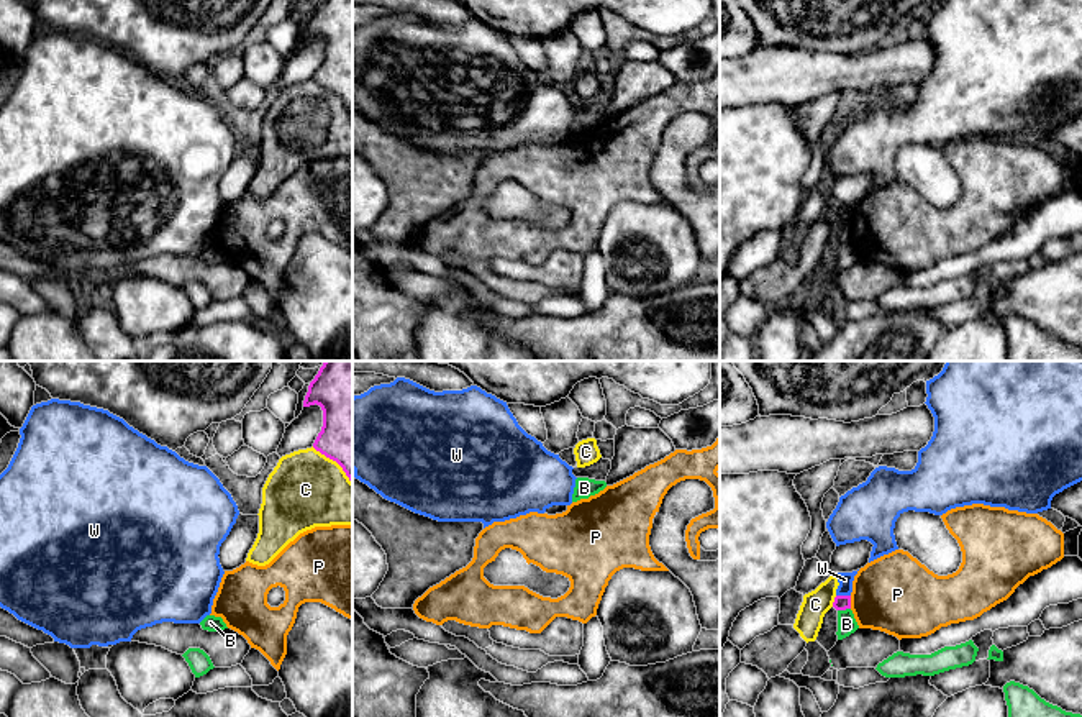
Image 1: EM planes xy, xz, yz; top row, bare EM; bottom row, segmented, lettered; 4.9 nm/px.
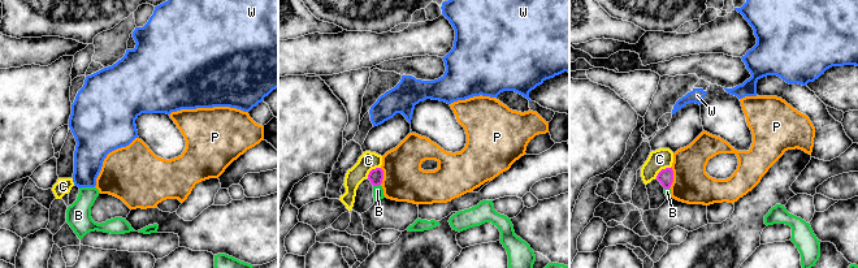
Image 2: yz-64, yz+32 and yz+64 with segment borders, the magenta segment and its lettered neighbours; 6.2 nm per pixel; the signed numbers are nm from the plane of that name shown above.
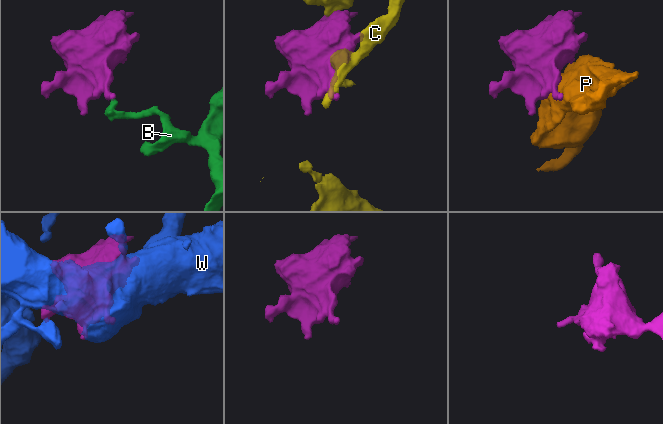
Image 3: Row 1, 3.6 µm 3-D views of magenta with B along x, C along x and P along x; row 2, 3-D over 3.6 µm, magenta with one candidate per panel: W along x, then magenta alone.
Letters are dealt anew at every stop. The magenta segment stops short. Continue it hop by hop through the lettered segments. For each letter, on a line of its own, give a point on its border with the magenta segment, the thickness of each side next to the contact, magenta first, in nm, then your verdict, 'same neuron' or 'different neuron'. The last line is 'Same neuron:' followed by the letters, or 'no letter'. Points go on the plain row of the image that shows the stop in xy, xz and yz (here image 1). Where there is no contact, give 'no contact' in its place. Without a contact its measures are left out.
B: meets magenta in yz at (843, 242); 80 nm thick on the magenta side, 100 nm on the other; different neuron
C: meets magenta in yz at (835, 233); 80 nm thick on the magenta side, 130 nm on the other; different neuron
P: meets magenta in yz at (850, 235); 80 nm thick on the magenta side, 380 nm on the other; different neuron
W: meets magenta in yz at (843, 228); 80 nm thick on the magenta side, 70 nm on the other; different neuron
Same neuron: no letter

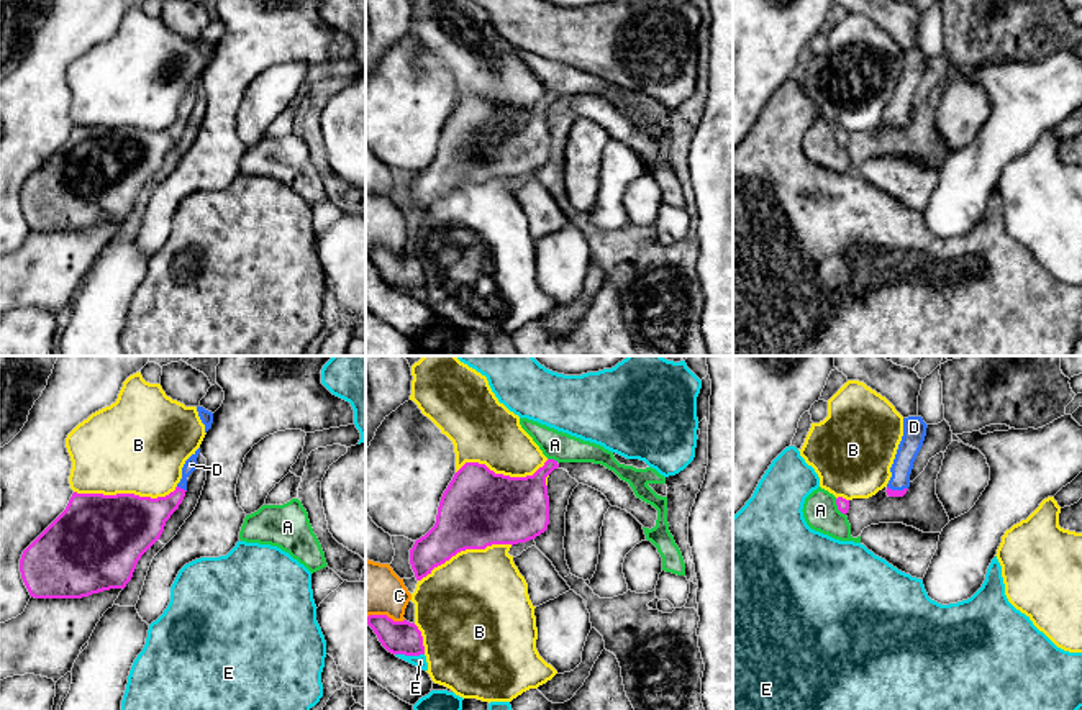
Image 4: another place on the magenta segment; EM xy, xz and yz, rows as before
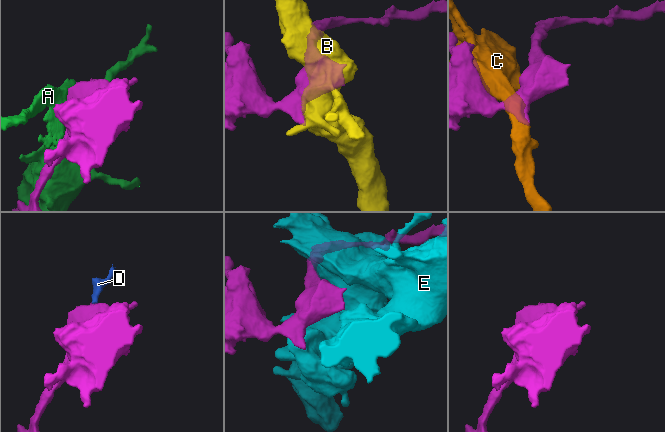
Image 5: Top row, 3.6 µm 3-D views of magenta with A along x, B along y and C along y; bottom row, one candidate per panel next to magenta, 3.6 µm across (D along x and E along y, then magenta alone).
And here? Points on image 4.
A: meets magenta in yz at (838, 140); 60 nm thick on the magenta side, 170 nm on the other; different neuron
B: meets magenta in xy at (125, 127); 440 nm thick on the magenta side, 480 nm on the other; different neuron
C: meets magenta in xz at (386, 248); 160 nm thick on the magenta side, 260 nm on the other; different neuron
D: meets magenta in xy at (182, 122); 220 nm thick on the magenta side, 60 nm on the other; same neuron
E: meets magenta in xz at (410, 287); 160 nm thick on the magenta side, 60 nm on the other; different neuron
Same neuron: D

